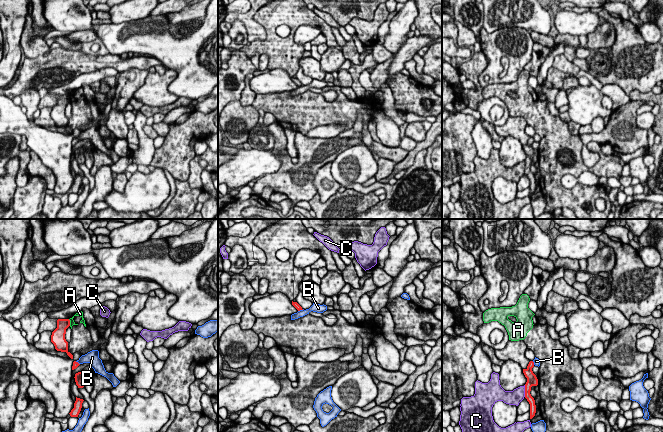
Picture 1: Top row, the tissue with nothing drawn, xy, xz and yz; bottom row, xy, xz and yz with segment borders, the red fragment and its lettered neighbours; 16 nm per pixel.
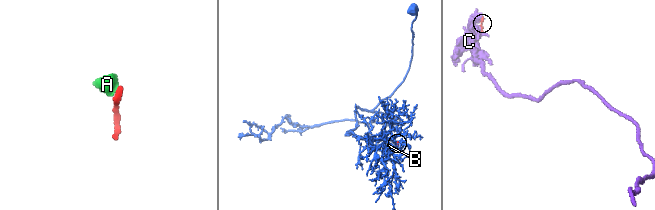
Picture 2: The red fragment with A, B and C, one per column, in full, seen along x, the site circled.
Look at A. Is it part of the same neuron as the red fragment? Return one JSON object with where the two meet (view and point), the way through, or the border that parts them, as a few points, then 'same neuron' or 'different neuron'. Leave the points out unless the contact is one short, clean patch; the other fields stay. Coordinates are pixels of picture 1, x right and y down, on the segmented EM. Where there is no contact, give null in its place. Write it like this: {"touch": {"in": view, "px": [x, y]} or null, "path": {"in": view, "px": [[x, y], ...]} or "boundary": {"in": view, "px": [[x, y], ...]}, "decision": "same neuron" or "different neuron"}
{"touch": {"in": "xy", "px": [69, 322]}, "boundary": {"in": "xy", "px": [[68, 319], [70, 325]]}, "decision": "different neuron"}

